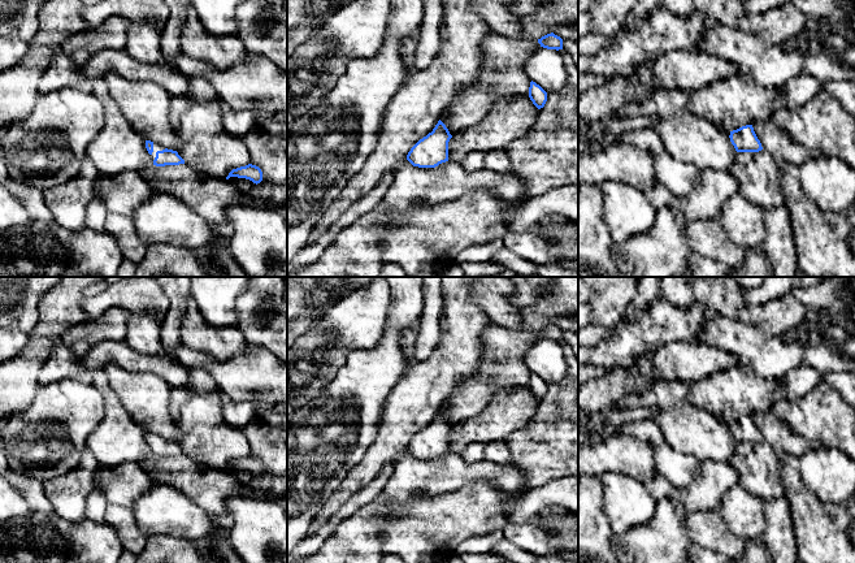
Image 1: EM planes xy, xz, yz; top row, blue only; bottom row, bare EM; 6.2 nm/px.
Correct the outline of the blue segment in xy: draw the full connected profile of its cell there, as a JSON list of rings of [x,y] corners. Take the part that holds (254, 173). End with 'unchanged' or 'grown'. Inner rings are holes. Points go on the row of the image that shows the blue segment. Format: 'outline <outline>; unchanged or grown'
outline [[[248,164],[246,166],[233,169],[226,179],[229,179],[230,177],[246,178],[257,185],[262,181],[262,172],[259,166]]]; unchanged

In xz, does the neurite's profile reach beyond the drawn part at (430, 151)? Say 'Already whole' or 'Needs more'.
Needs more

